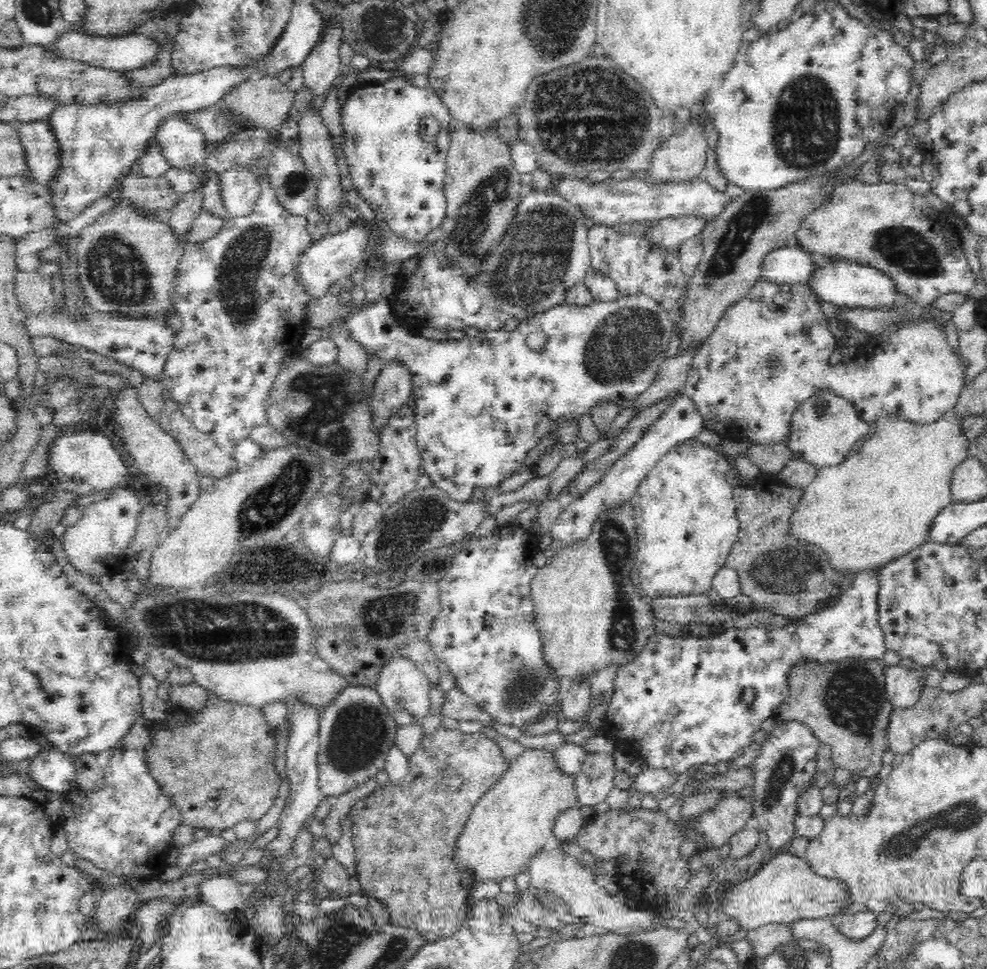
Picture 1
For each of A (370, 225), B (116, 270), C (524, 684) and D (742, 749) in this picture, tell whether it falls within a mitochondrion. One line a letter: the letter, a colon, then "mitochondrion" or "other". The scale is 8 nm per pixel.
A: other
B: mitochondrion
C: mitochondrion
D: other

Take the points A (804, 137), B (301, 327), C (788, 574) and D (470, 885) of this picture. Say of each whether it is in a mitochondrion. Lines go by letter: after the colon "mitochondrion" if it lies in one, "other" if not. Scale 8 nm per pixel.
A: mitochondrion
B: other
C: mitochondrion
D: other

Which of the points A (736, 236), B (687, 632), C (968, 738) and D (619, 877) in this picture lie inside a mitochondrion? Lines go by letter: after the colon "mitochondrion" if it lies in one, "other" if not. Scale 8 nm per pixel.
A: mitochondrion
B: other
C: other
D: other

